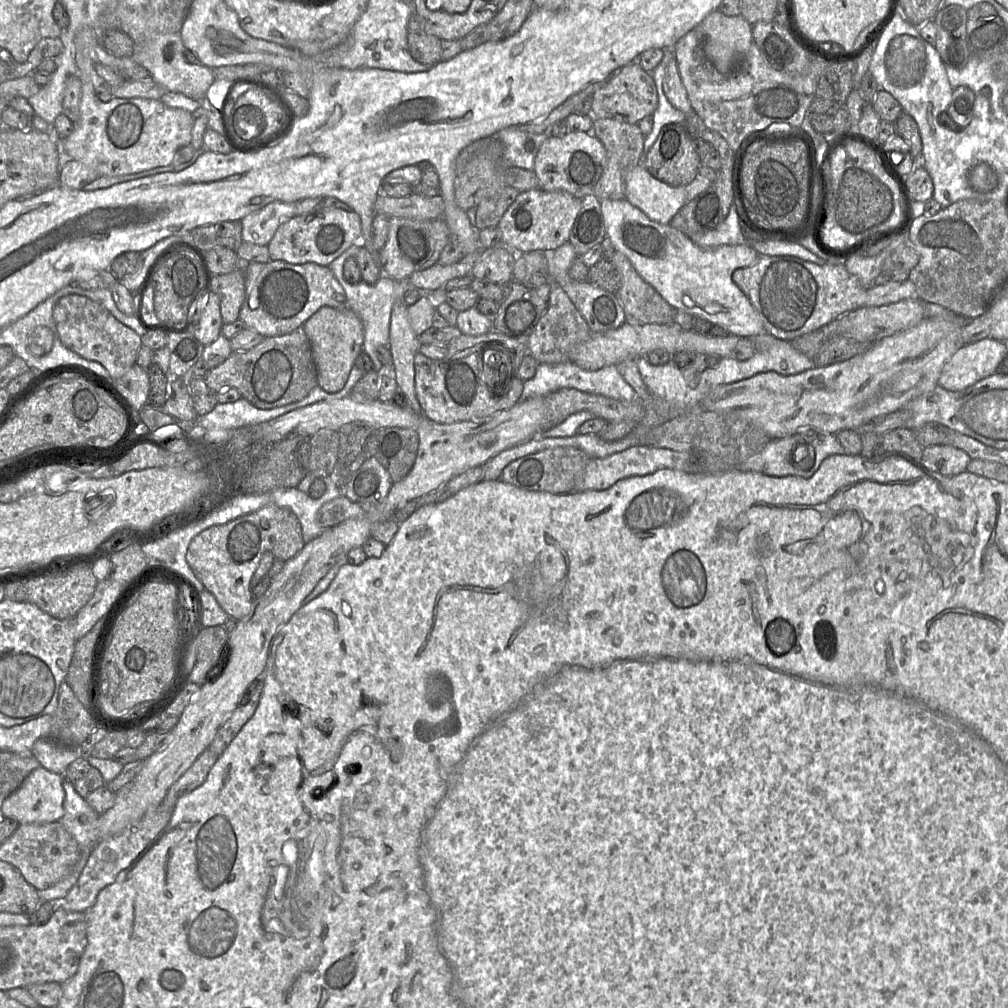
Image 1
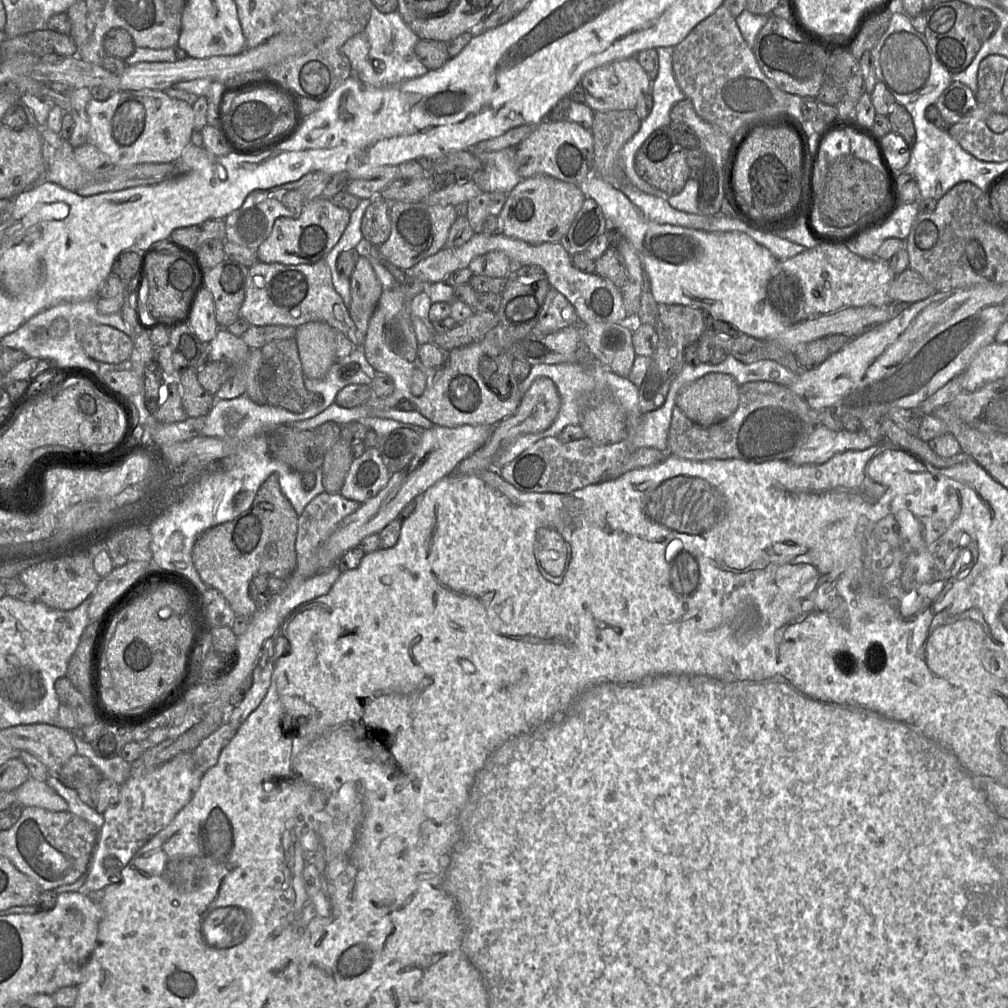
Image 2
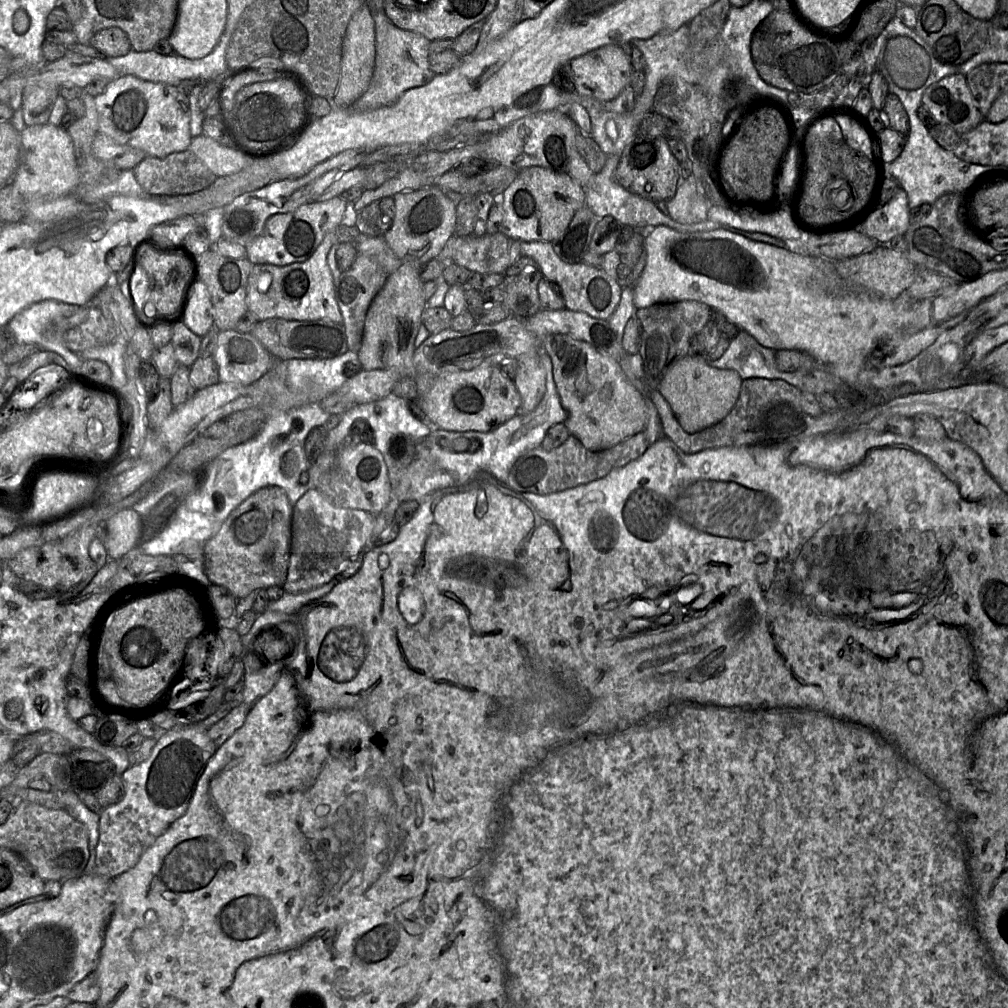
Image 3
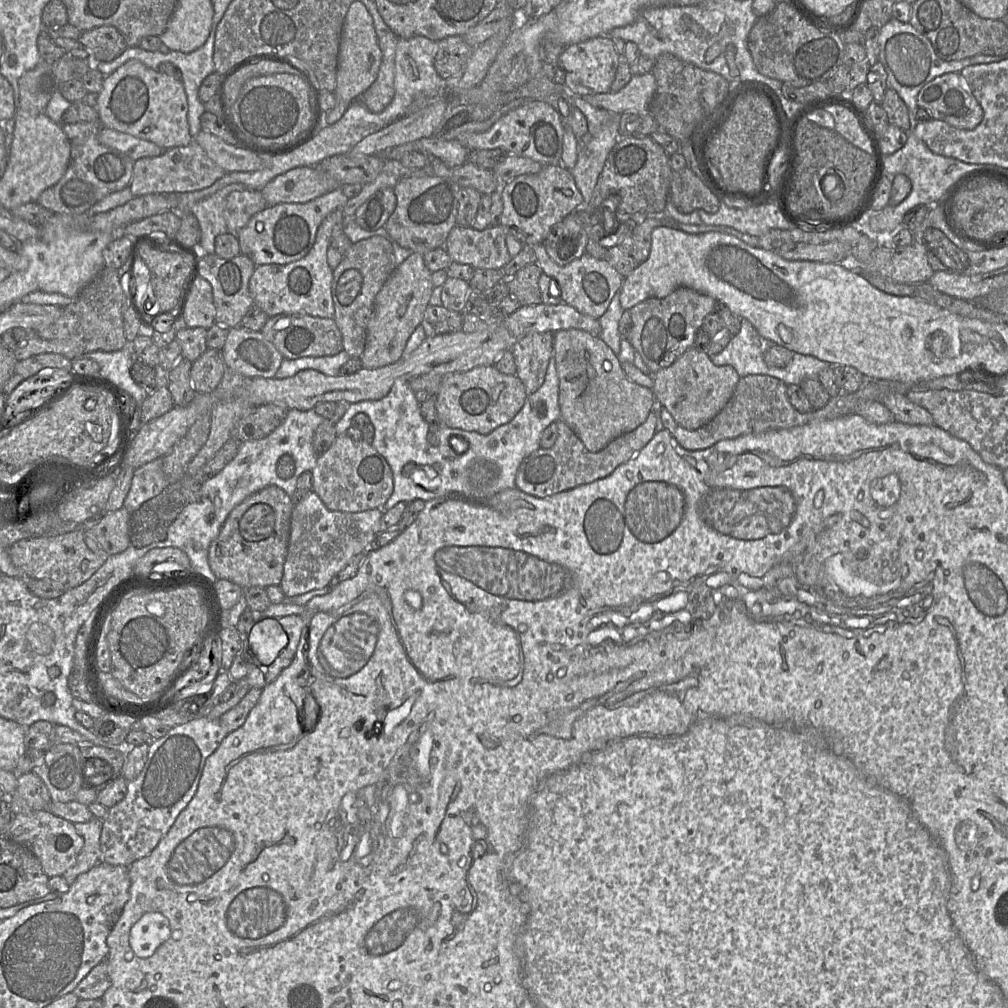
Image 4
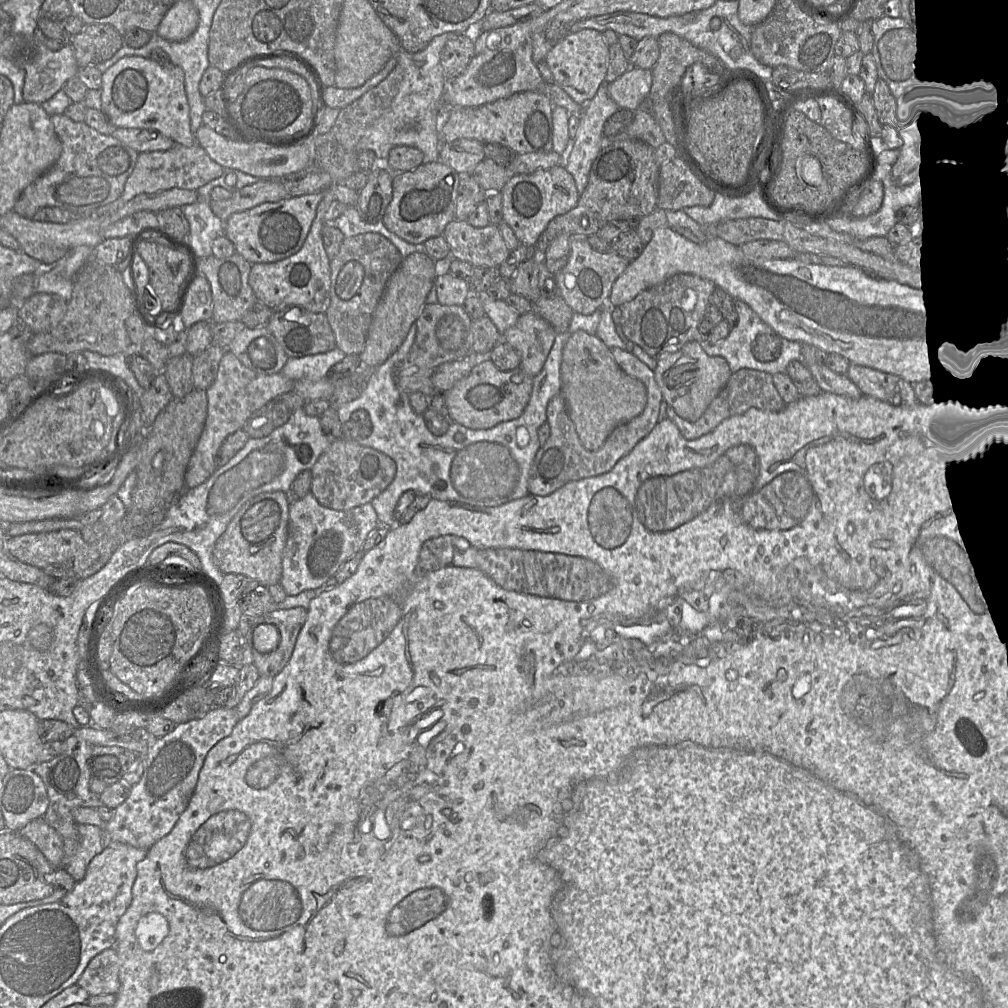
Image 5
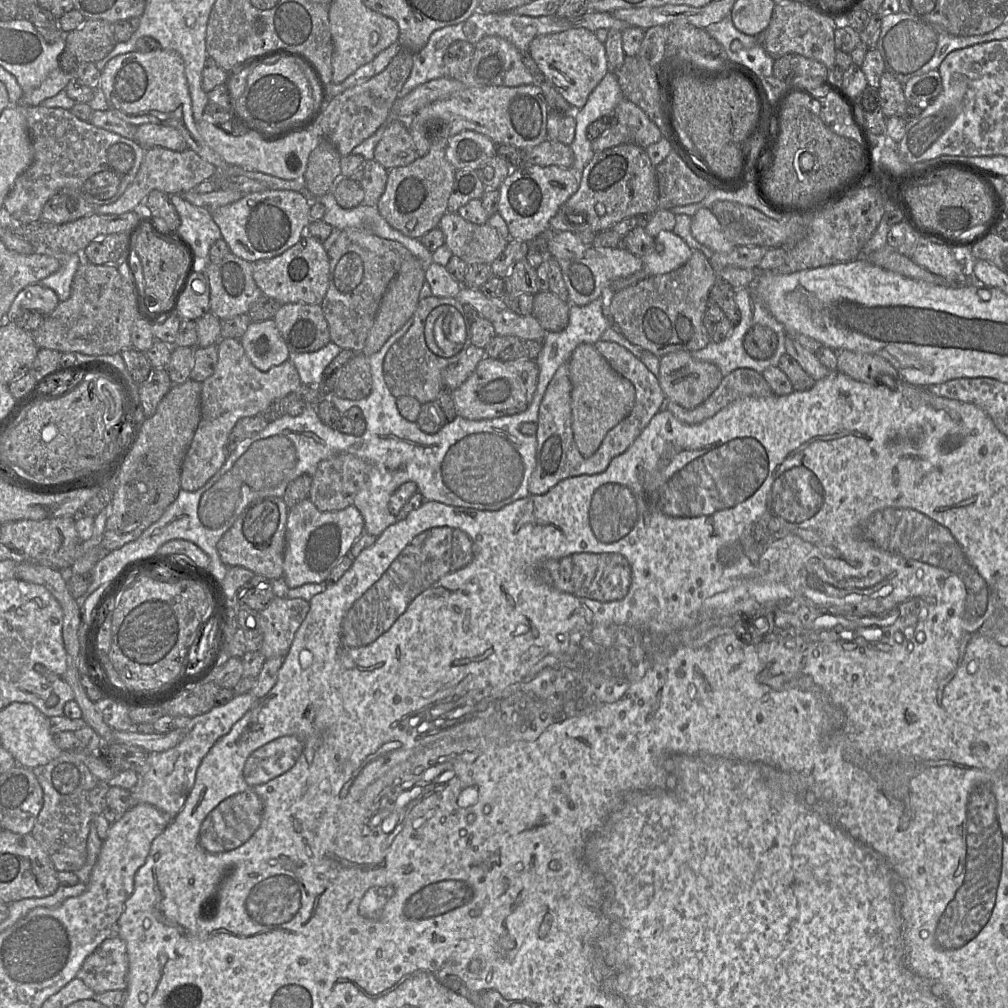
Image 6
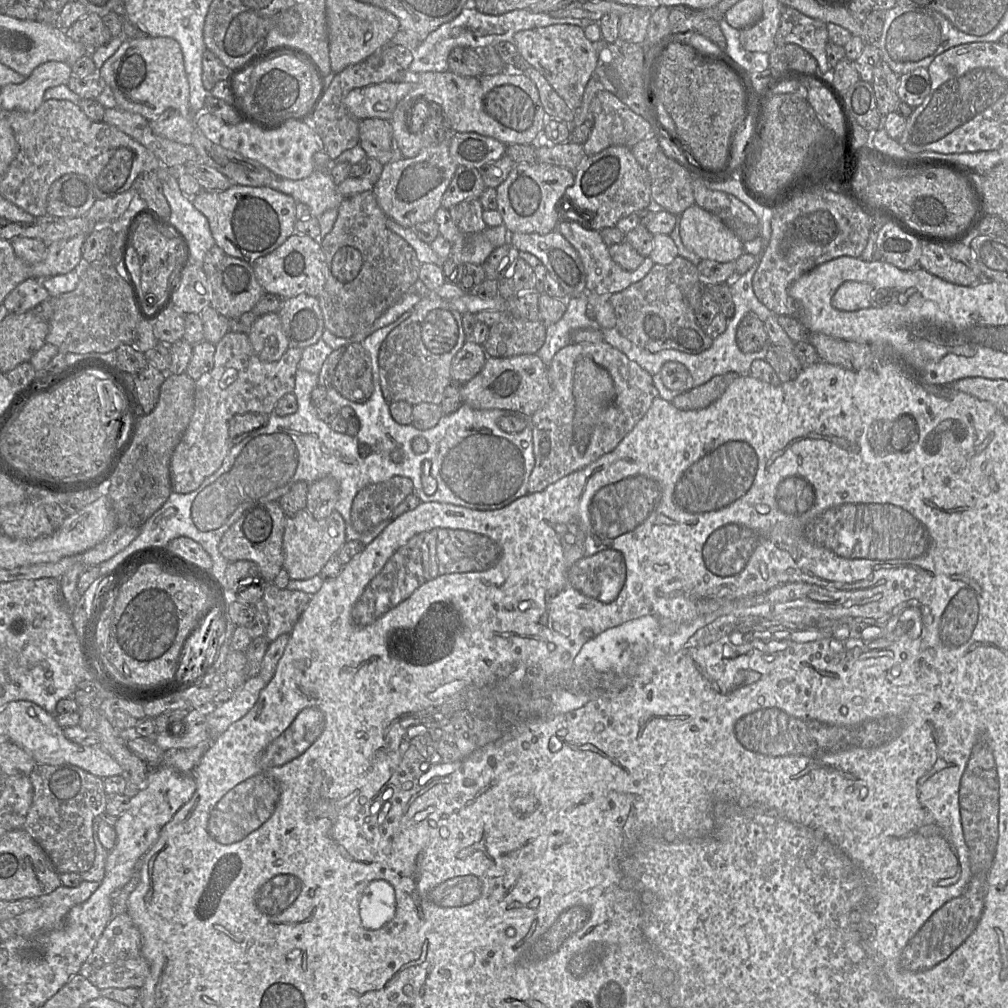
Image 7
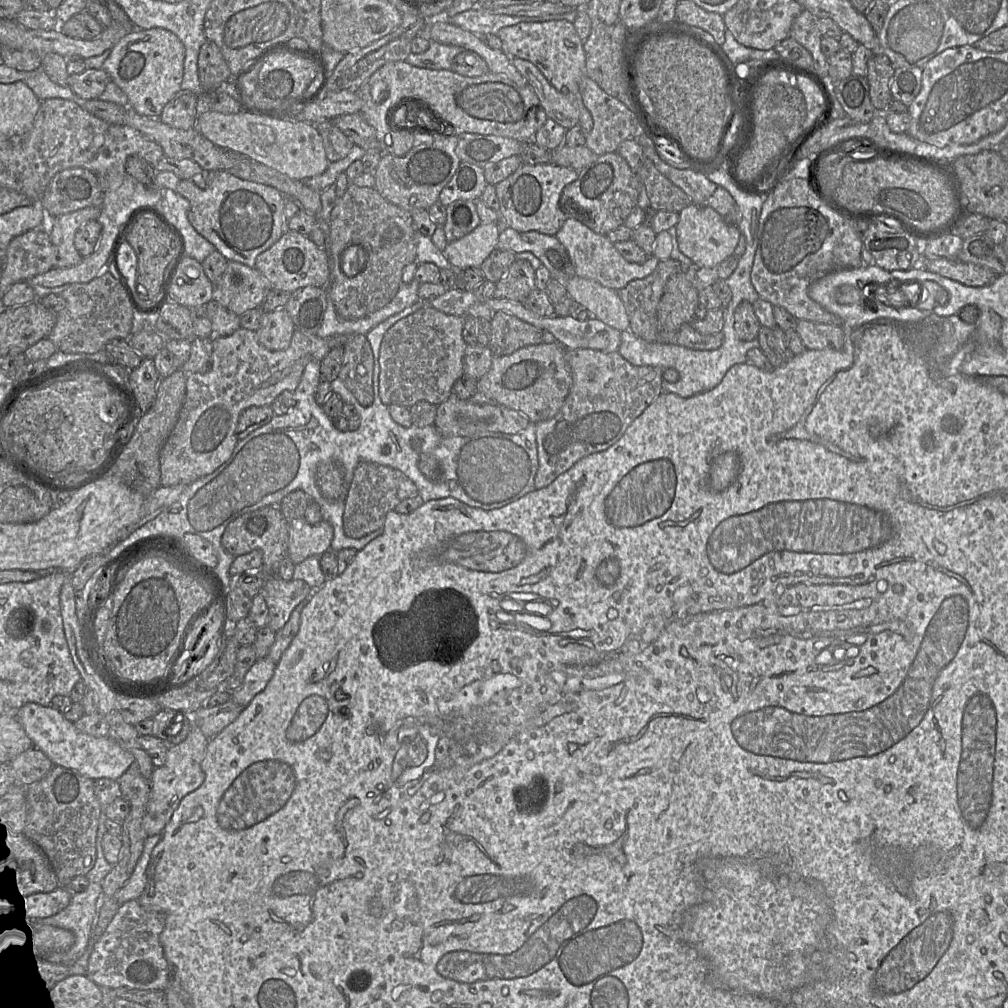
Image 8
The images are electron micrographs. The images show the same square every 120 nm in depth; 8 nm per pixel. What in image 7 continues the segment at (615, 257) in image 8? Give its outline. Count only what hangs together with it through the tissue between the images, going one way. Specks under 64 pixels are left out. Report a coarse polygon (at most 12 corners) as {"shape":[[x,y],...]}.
{"shape":[[581,218],[557,231],[575,248],[587,292],[612,295],[642,280],[650,257],[634,271],[610,256],[600,231]]}

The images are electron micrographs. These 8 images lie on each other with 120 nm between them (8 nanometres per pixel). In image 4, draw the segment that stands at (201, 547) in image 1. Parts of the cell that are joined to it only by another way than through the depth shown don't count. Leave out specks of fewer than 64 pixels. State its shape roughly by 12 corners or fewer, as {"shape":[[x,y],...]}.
{"shape":[[292,498],[238,504],[209,547],[216,578],[279,585]]}

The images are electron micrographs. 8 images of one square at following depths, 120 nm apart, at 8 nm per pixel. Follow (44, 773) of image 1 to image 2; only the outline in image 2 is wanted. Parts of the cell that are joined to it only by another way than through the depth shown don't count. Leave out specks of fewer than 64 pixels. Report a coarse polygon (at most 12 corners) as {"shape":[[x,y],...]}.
{"shape":[[29,777],[15,790],[16,803],[53,812],[68,803],[47,782]]}

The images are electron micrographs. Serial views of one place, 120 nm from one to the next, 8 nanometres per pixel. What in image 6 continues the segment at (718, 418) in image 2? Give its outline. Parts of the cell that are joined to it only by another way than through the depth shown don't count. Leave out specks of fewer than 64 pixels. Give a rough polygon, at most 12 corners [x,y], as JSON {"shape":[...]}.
{"shape":[[689,351],[660,357],[666,396],[686,409],[702,404],[723,378]]}

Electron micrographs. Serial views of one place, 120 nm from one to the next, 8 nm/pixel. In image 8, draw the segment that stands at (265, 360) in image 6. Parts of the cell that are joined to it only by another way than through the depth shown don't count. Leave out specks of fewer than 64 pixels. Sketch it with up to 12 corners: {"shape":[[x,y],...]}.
{"shape":[[285,308],[269,312],[256,331],[271,351],[289,347],[295,327]]}

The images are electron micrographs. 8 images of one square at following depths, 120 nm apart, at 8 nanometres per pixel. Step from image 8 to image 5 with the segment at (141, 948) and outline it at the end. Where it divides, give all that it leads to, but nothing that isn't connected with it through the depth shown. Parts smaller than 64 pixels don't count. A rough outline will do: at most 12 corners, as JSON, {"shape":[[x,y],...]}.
{"shape":[[114,948],[91,959],[77,984],[89,996],[116,994]]}

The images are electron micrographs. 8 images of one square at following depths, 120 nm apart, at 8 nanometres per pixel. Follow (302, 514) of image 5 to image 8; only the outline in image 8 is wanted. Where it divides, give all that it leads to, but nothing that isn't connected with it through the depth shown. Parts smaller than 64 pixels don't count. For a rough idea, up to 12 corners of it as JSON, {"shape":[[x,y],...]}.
{"shape":[[289,521],[288,557],[296,565],[330,550],[333,527]]}

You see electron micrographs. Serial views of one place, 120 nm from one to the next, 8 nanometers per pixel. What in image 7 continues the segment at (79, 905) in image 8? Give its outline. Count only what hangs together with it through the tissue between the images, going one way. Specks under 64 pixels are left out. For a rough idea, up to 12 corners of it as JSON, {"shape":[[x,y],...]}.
{"shape":[[94,819],[95,860],[77,887],[61,885],[37,897],[38,908],[15,917],[17,935],[61,928],[105,876],[109,852]]}

